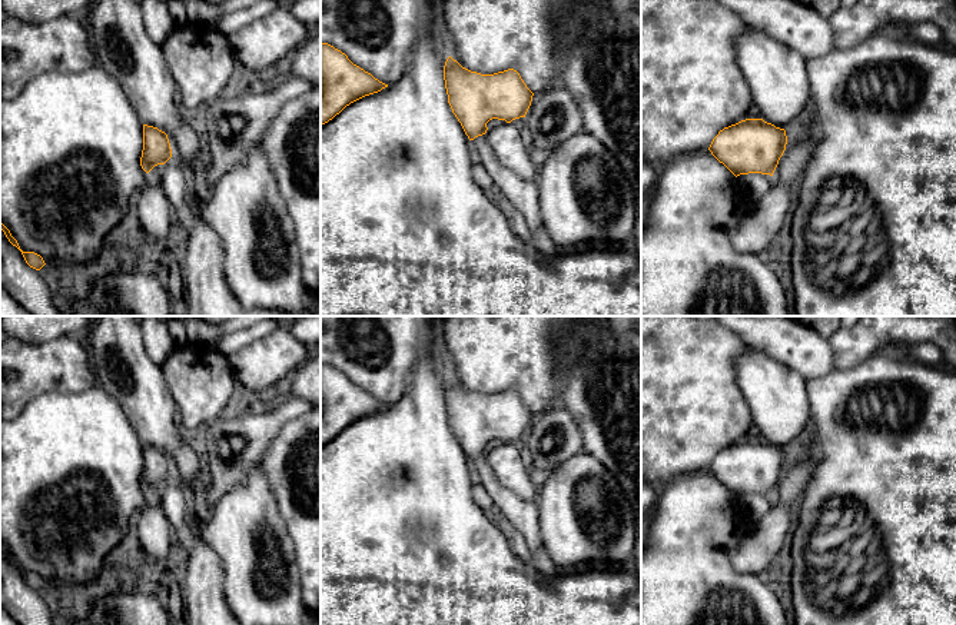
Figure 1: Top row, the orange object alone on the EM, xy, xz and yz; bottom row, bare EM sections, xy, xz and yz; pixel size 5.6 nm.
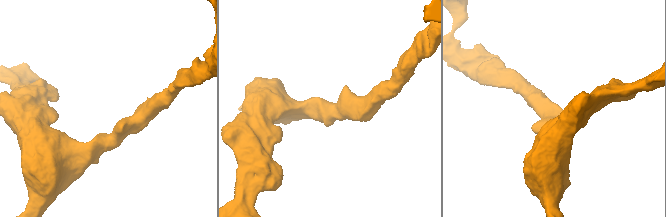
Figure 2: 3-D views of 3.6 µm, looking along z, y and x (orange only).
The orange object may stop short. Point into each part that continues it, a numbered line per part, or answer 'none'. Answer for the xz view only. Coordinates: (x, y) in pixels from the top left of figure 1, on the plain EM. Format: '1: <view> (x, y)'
1: xz (517, 514)

